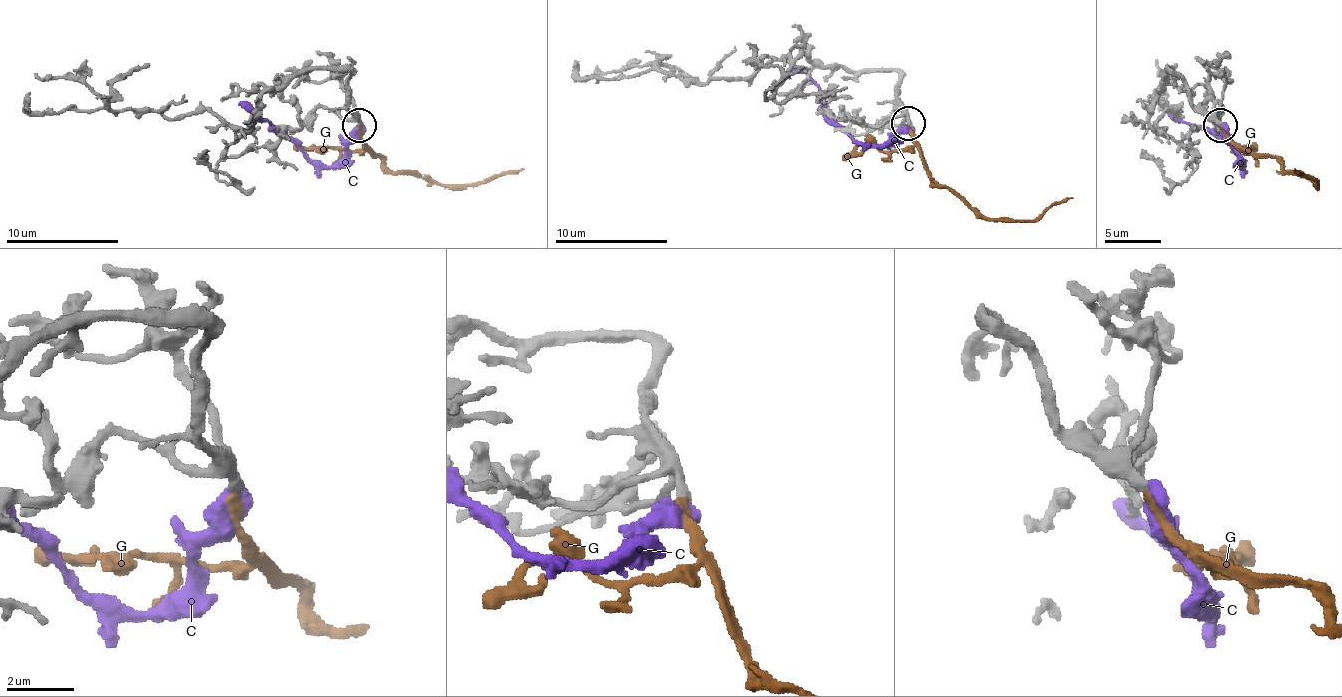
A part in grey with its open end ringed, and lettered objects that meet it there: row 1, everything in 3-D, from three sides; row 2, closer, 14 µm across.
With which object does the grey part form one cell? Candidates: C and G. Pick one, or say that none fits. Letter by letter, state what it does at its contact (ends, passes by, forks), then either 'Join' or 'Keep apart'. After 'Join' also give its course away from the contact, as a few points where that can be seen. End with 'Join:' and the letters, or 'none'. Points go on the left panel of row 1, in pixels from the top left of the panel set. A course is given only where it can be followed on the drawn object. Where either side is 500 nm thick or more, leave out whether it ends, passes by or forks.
C: Keep apart
G: It ends there. Join. Its course: (360, 125), (368, 147), (394, 172), (419, 172), (439, 184), (486, 184), (500, 172), (523, 170)
Join: G

